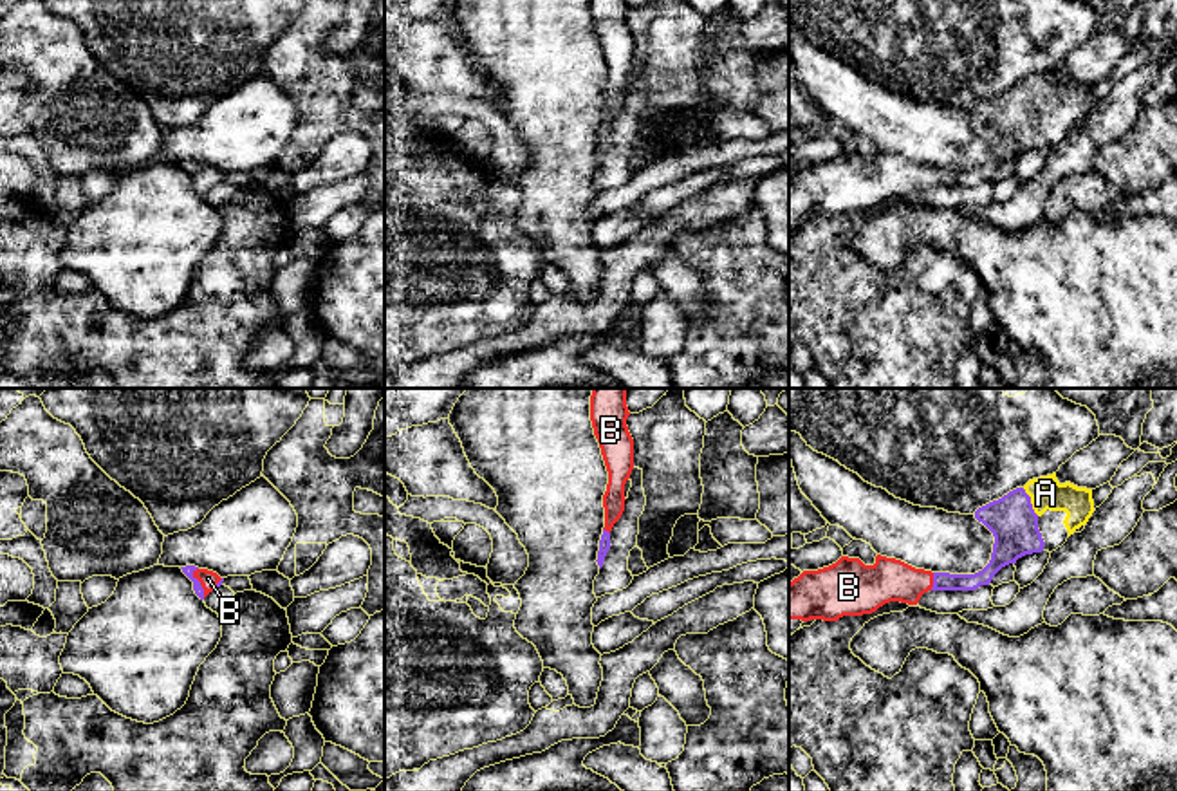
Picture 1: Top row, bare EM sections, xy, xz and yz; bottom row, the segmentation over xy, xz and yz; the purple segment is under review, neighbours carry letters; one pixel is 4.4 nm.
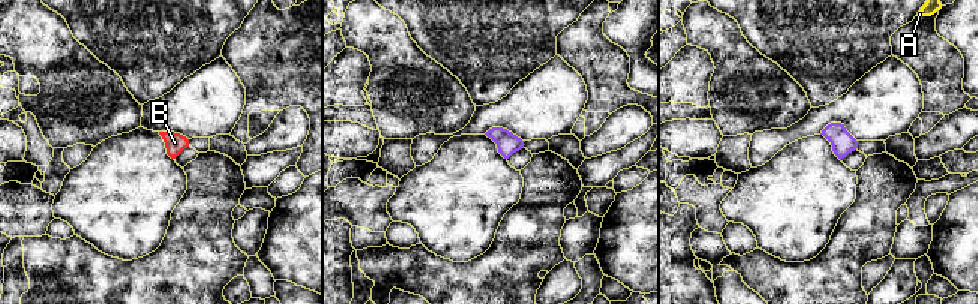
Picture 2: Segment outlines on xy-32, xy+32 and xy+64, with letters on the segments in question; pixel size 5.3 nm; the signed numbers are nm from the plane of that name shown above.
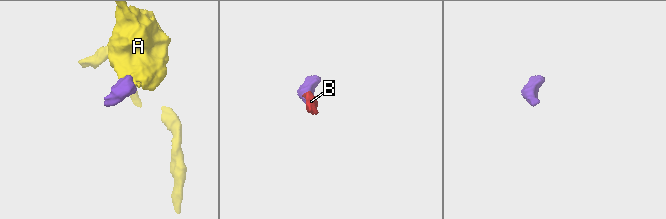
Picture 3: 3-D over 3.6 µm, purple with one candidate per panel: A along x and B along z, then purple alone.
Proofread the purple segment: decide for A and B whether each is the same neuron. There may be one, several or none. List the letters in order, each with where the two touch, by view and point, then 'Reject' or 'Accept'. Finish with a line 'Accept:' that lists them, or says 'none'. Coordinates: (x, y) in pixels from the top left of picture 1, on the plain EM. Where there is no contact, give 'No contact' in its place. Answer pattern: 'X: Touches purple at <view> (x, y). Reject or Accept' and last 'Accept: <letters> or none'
A: Touches purple at yz (1029, 98). Accept
B: Touches purple at xy (199, 177). Accept
Accept: A, B

